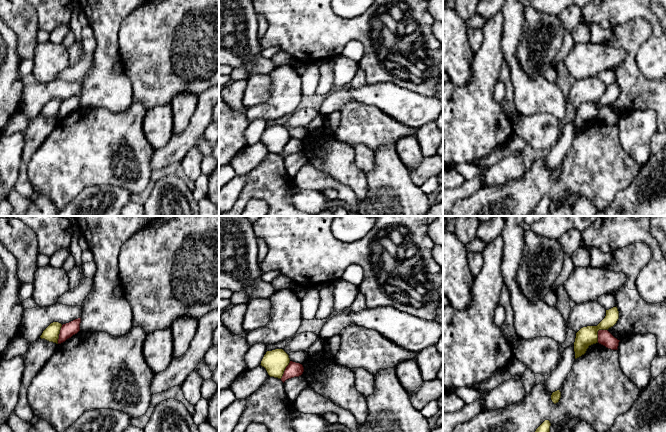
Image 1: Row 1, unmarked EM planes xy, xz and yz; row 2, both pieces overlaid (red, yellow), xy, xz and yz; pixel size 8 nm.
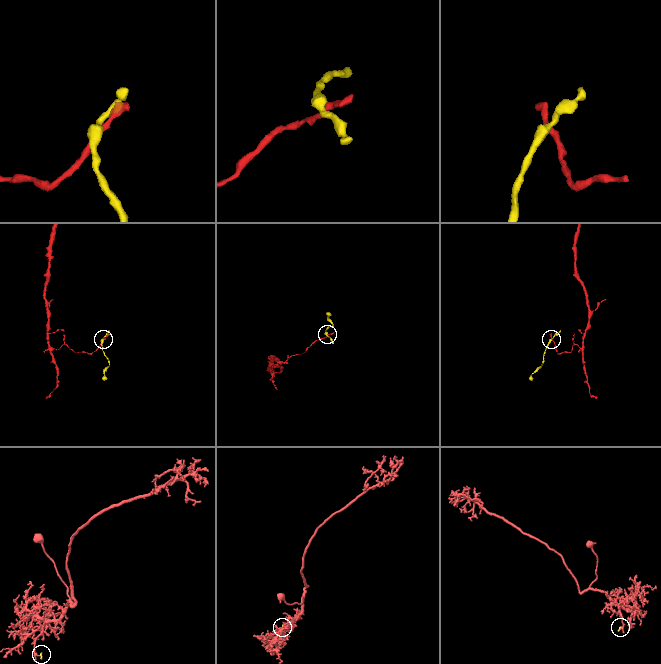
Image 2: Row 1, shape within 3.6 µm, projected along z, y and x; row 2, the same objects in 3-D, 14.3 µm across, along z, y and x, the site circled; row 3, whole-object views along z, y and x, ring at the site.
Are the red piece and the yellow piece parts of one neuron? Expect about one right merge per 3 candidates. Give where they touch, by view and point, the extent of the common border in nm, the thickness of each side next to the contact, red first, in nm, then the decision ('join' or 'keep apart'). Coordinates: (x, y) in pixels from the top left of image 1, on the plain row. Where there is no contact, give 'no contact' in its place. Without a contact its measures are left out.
yz (598, 108) | 140 nm | 120/160 nm | keep apart

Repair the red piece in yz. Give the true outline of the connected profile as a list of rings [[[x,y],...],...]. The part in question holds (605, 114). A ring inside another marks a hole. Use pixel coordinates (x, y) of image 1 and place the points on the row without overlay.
[[[608,106],[598,107],[598,119],[611,126],[618,126],[620,116],[615,114]]]

